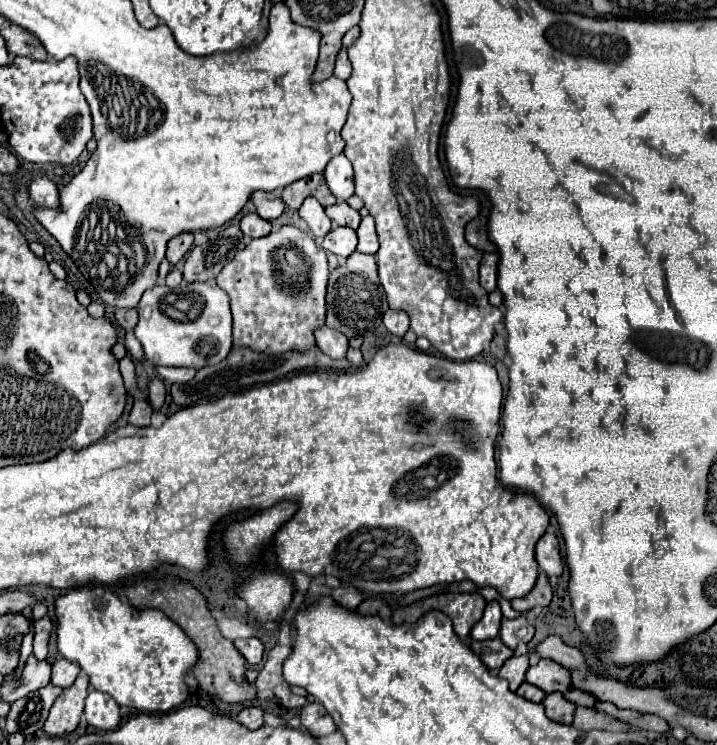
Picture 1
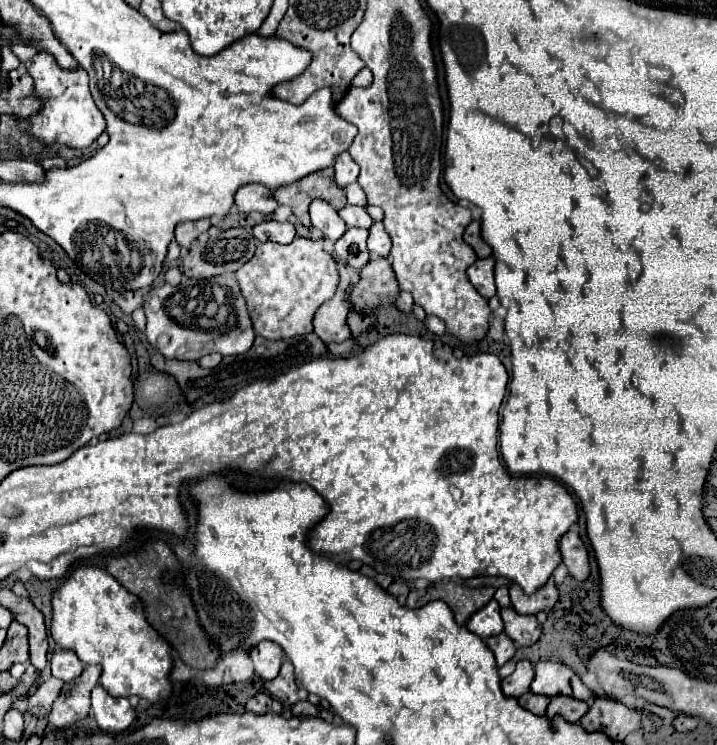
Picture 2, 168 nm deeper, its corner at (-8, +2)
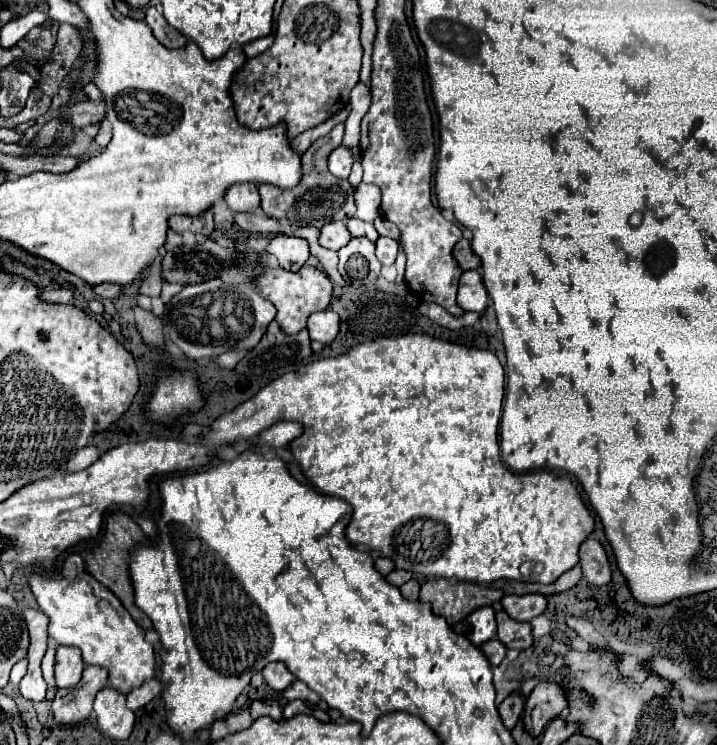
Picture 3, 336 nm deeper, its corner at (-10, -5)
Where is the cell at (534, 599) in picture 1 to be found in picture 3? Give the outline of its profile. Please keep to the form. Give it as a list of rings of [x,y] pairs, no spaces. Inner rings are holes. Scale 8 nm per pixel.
[[[536,593],[504,595],[500,603],[502,603],[504,611],[516,621],[530,621],[530,619],[538,617],[540,613],[544,613],[544,609],[546,609],[546,599]]]

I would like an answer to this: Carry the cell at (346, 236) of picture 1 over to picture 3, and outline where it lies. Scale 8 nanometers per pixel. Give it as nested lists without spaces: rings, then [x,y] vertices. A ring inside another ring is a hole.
[[[352,239],[338,251],[338,257],[338,271],[348,283],[370,285],[380,275],[380,261],[374,255],[374,243],[368,239]]]

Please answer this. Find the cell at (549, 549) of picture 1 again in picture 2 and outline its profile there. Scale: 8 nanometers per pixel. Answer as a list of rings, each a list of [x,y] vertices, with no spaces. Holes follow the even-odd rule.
[[[568,530],[560,538],[560,554],[562,554],[562,564],[568,568],[568,574],[576,580],[584,580],[590,572],[588,564],[588,552],[580,536],[572,530]]]

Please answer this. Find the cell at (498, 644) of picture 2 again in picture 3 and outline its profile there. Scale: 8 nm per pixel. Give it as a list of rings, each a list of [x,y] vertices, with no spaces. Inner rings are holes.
[[[490,639],[490,641],[482,643],[480,651],[486,655],[486,659],[492,667],[500,665],[500,661],[506,657],[506,647],[502,643],[498,643],[498,639]]]

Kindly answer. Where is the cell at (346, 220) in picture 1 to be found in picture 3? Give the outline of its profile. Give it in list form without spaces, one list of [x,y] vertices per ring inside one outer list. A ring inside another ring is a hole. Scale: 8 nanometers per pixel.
[[[352,217],[346,225],[348,225],[348,231],[352,233],[352,237],[366,237],[370,241],[376,241],[380,237],[372,223],[364,223],[364,221],[356,219],[356,217]]]

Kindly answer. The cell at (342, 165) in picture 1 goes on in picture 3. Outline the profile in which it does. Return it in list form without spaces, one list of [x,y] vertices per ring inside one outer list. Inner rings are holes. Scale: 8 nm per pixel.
[[[336,147],[328,157],[330,173],[338,179],[348,179],[352,163],[354,163],[354,159],[352,159],[352,153],[348,147]]]

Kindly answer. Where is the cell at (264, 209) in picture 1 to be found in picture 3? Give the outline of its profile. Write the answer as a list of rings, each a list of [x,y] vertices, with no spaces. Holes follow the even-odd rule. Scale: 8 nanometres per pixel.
[[[236,183],[226,189],[224,201],[236,213],[250,213],[260,207],[258,189],[254,183]]]

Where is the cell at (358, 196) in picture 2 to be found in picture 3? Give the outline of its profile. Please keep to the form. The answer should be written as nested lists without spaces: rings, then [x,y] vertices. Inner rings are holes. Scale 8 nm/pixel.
[[[360,183],[356,189],[356,217],[372,223],[380,215],[380,189],[376,185]]]

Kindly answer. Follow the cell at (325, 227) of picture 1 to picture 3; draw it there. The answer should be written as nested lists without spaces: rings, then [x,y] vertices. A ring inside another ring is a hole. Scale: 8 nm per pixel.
[[[334,221],[326,227],[322,227],[322,235],[320,235],[320,245],[332,251],[338,251],[340,247],[348,245],[348,241],[352,239],[352,235],[348,233],[346,225],[340,221]]]

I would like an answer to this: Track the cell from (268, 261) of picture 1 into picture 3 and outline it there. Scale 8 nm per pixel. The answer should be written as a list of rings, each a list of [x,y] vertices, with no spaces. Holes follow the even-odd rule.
[[[304,265],[298,273],[290,273],[286,269],[266,269],[266,273],[256,279],[256,289],[278,309],[276,321],[286,329],[286,333],[298,333],[298,329],[304,329],[306,317],[314,311],[326,309],[332,297],[332,281],[310,265]]]

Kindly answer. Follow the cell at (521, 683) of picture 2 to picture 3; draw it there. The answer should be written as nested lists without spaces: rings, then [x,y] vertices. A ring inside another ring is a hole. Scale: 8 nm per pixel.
[[[512,693],[498,707],[500,719],[502,719],[502,723],[504,723],[506,729],[514,729],[514,725],[518,723],[518,719],[522,715],[522,709],[524,709],[524,699],[526,697],[522,697],[520,693]]]

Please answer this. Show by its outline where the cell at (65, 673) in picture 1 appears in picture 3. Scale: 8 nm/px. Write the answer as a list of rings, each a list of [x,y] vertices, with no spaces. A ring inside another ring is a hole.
[[[60,645],[54,663],[54,681],[58,687],[74,687],[82,679],[84,663],[76,647]]]

